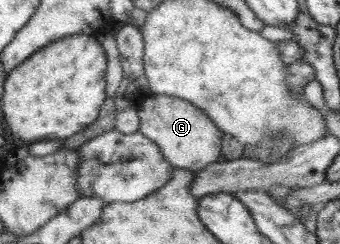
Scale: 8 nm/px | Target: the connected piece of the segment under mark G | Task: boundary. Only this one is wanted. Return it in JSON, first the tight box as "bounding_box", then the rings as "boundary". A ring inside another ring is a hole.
{"bounding_box":[136,95,223,173],"boundary":[[[150,95],[136,108],[139,132],[160,147],[164,158],[176,168],[195,173],[203,166],[219,162],[223,132],[207,114],[183,98],[168,95]]]}

